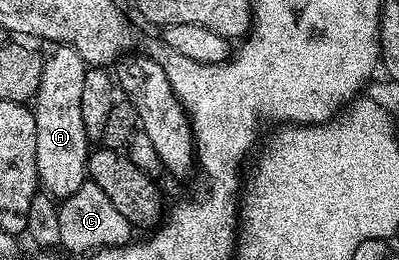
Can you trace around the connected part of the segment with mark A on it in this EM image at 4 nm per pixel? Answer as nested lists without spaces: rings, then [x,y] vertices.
[[[56,46],[49,57],[44,60],[43,75],[33,100],[36,119],[36,169],[42,188],[58,200],[65,200],[82,186],[88,178],[88,160],[91,152],[91,141],[86,135],[83,124],[83,81],[88,69],[84,59],[71,46]]]

